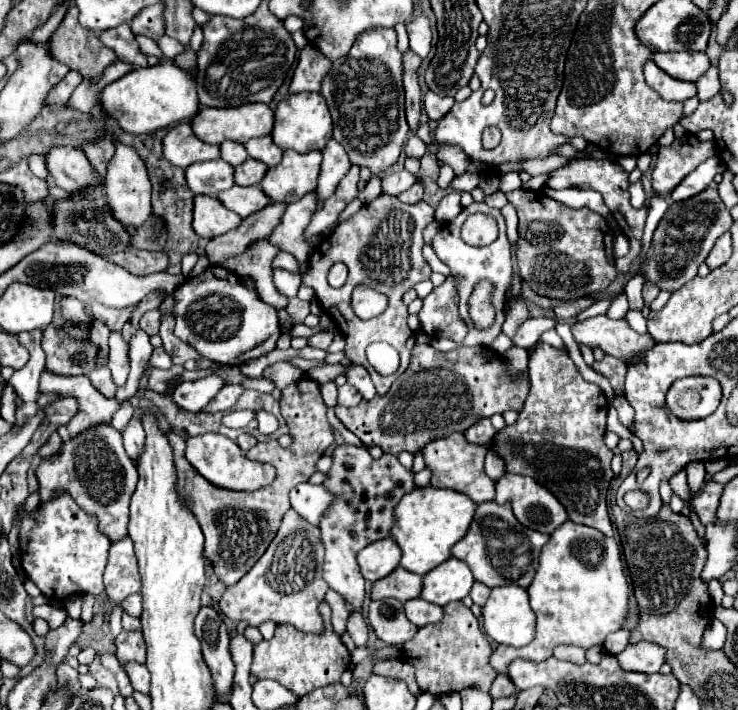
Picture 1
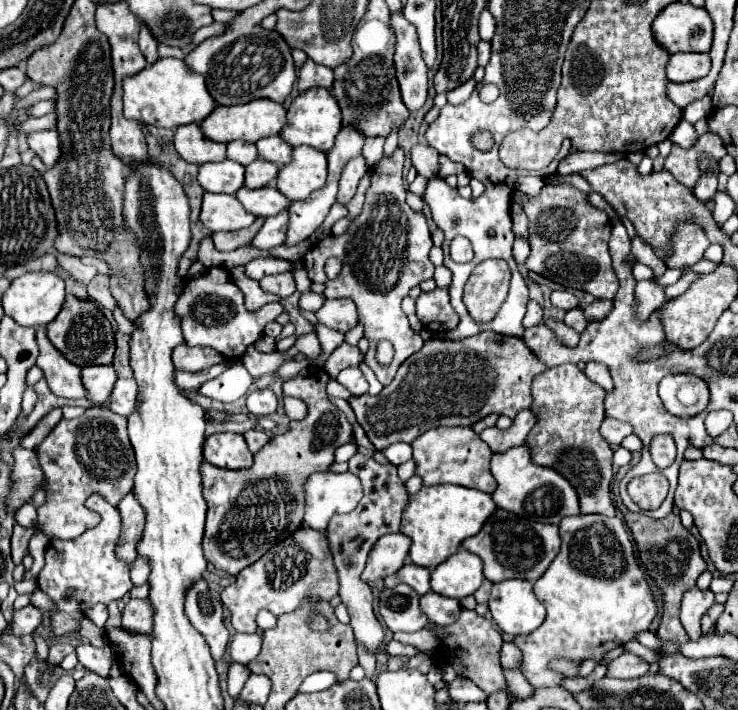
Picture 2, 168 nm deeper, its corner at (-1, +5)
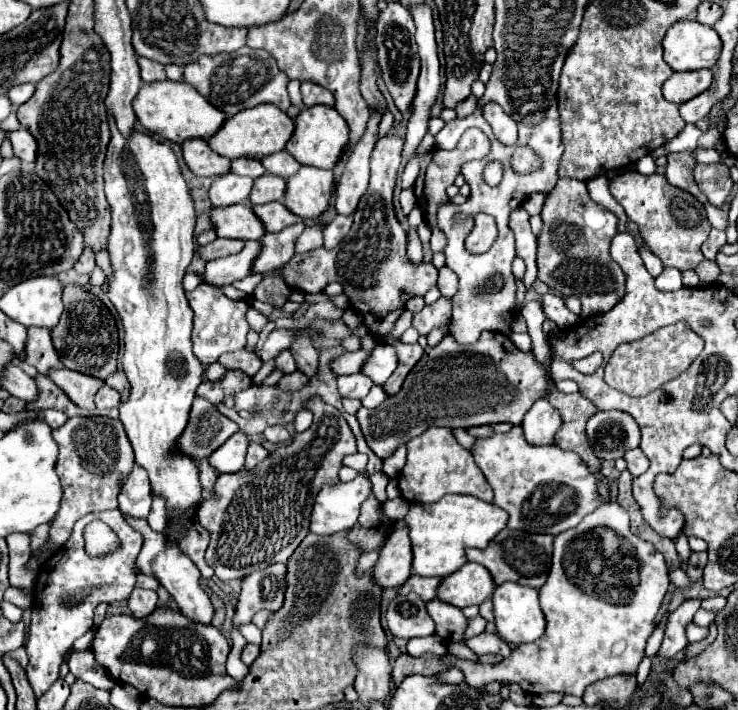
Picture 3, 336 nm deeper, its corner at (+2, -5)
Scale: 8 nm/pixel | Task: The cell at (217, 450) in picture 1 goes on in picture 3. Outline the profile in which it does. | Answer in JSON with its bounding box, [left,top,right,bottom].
[209,431,247,473]

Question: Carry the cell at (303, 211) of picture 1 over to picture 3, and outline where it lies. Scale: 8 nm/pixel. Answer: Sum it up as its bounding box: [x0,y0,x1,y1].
[205,239,261,287]

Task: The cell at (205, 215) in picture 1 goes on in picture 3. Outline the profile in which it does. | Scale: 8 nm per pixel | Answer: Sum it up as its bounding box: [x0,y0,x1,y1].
[211,203,265,239]

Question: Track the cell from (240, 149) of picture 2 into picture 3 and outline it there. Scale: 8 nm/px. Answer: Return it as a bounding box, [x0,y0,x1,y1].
[231,159,265,179]

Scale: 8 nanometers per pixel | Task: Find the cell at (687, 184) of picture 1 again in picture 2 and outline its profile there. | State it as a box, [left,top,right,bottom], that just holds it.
[694,175,718,203]

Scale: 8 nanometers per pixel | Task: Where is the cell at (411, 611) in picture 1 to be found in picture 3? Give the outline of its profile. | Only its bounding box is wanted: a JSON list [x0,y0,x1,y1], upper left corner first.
[427,599,467,643]

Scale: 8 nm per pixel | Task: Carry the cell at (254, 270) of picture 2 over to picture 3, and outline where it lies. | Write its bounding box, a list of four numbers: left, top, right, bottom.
[233,273,265,295]

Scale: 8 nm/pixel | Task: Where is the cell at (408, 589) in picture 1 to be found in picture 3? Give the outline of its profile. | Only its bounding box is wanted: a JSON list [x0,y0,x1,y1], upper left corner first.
[399,575,441,603]

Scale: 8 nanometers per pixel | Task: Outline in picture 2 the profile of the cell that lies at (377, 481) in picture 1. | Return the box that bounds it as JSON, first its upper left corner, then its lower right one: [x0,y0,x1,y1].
[326,453,408,655]

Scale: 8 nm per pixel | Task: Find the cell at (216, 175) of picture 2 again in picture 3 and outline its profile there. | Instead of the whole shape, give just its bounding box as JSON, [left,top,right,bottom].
[209,173,253,207]

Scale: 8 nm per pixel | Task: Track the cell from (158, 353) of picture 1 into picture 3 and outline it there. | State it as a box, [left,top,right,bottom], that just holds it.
[95,385,121,409]

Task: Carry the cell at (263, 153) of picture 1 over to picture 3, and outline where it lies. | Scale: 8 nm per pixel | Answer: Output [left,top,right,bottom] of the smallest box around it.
[261,151,301,177]

